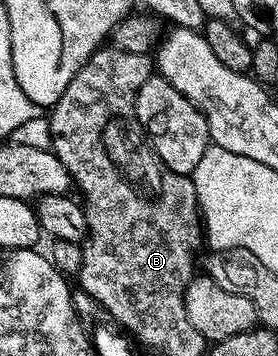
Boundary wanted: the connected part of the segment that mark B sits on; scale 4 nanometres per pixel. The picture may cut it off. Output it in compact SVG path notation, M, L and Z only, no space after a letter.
M112 46L100 47L99 51L87 59L85 66L81 66L81 70L77 70L73 82L69 82L69 86L65 86L65 94L61 94L61 98L49 112L49 115L51 115L50 151L54 152L57 159L65 166L65 170L72 178L74 187L76 189L79 187L80 194L87 199L85 209L88 220L88 234L85 243L82 245L83 265L77 277L77 284L80 289L90 294L98 303L101 300L107 300L107 296L111 296L111 288L119 288L119 292L123 292L123 296L131 296L131 292L143 292L143 288L187 288L197 272L195 270L195 251L198 250L199 240L201 244L205 233L201 223L199 199L195 193L195 187L190 175L182 176L173 170L169 170L167 165L163 163L163 159L152 150L135 113L135 95L151 75L153 75L153 60L150 55L129 53Z

